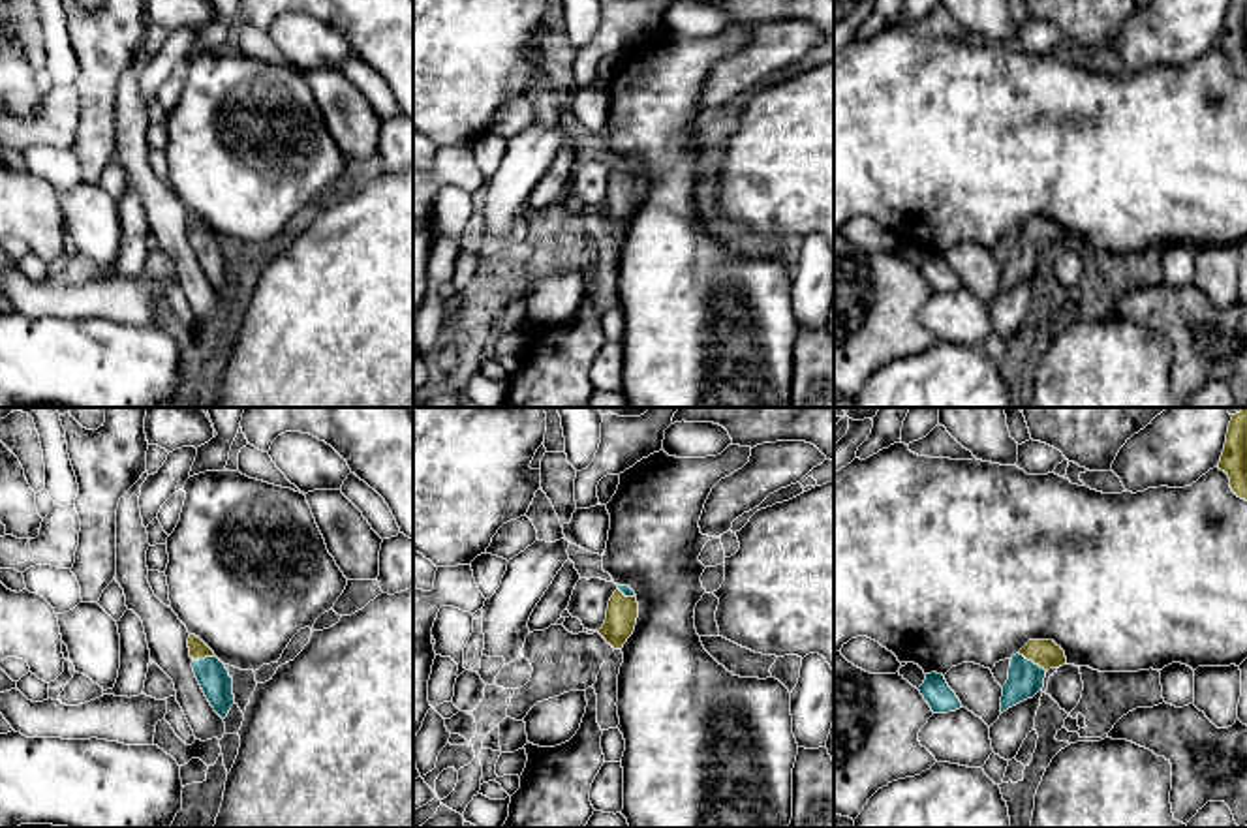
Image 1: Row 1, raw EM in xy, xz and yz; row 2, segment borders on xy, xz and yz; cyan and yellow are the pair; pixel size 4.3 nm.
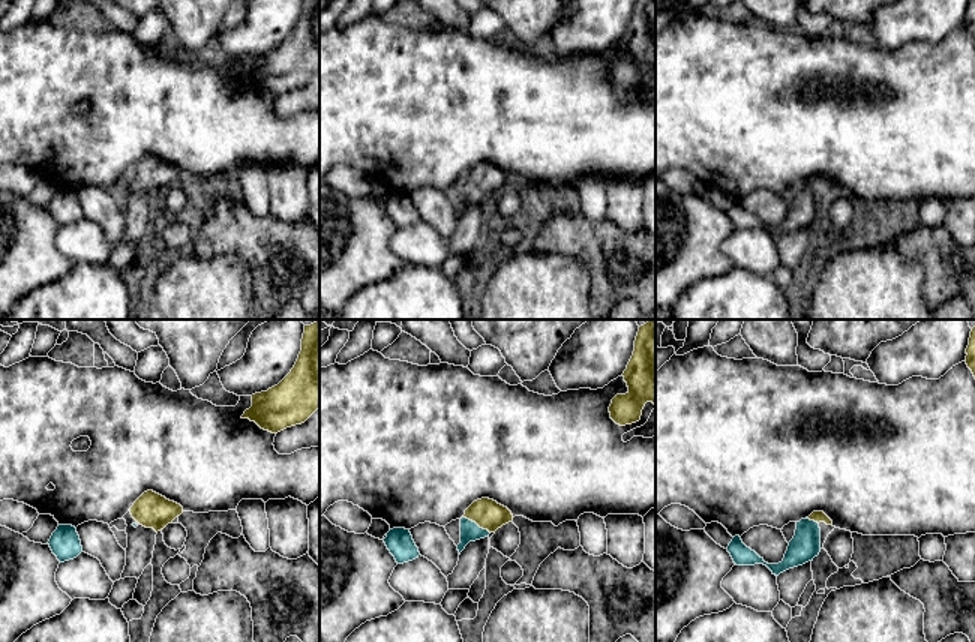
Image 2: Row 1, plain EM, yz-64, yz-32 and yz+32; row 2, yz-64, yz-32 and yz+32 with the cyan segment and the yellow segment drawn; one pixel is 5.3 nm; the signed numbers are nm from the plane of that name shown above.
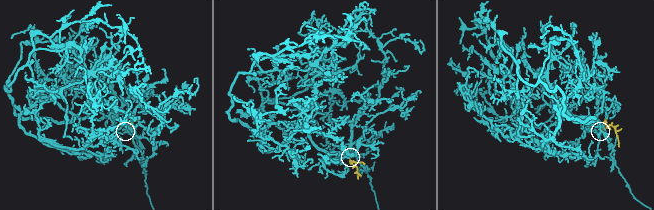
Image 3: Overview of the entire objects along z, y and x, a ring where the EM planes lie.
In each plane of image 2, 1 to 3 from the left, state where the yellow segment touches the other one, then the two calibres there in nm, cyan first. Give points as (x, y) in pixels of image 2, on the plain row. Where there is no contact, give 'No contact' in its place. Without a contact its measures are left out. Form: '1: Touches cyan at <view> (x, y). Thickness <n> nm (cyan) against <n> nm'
1: No contact
2: Touches cyan at yz-32 (476, 188). Thickness 110 nm (cyan) against 160 nm
3: Touches cyan at yz+32 (812, 185). Thickness 160 nm (cyan) against 60 nm

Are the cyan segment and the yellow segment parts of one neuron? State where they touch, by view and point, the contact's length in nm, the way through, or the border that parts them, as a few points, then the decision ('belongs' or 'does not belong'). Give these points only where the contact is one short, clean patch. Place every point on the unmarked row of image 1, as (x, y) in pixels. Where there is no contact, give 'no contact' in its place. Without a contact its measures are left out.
meets cyan in yz at (1031, 241); contact 150 nm long; runs through yz (1026, 258), (1031, 241), (1046, 233); belongs

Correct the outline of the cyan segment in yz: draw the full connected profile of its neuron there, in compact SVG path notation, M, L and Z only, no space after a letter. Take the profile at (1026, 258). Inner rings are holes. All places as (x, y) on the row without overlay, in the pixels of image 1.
M1029 220L1010 238L1008 259L1003 265L1001 293L1033 278L1044 267L1050 248L1067 244L1065 231L1054 220Z

